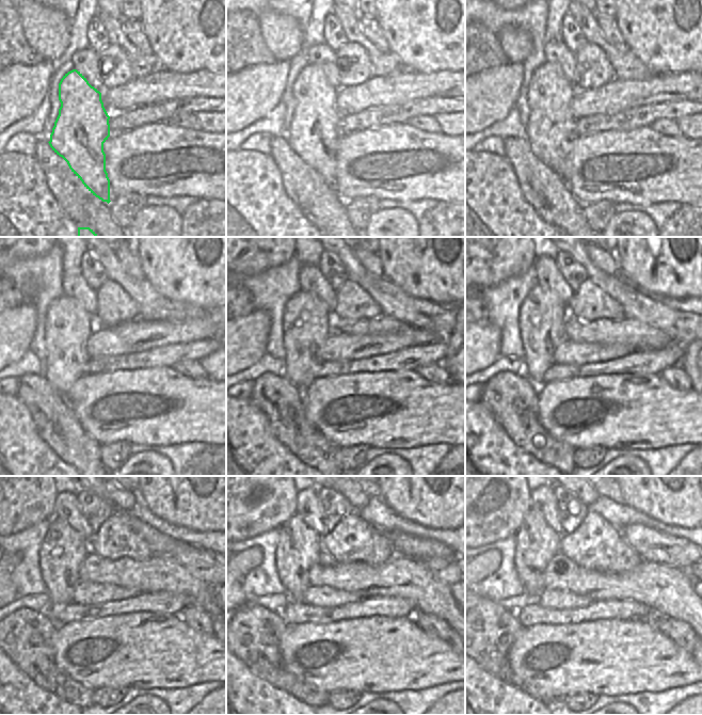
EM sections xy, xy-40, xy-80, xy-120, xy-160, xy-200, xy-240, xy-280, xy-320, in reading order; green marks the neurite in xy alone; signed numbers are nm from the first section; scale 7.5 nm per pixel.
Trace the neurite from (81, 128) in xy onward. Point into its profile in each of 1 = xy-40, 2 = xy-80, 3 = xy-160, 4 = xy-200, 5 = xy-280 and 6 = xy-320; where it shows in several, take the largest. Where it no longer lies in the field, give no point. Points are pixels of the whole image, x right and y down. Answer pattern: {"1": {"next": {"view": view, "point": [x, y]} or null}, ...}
{"1": {"next": {"view": "xy-40", "point": [314, 134]}}, "2": {"next": {"view": "xy-80", "point": [551, 126]}}, "3": {"next": {"view": "xy-160", "point": [307, 321]}}, "4": {"next": {"view": "xy-200", "point": [542, 315]}}, "5": {"next": {"view": "xy-280", "point": [299, 546]}}, "6": {"next": {"view": "xy-320", "point": [536, 543]}}}

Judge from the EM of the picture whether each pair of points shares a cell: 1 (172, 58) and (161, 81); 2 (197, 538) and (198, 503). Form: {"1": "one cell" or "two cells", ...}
{"1": "two cells", "2": "two cells"}

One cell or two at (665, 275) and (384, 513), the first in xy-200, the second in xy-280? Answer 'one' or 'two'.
two

